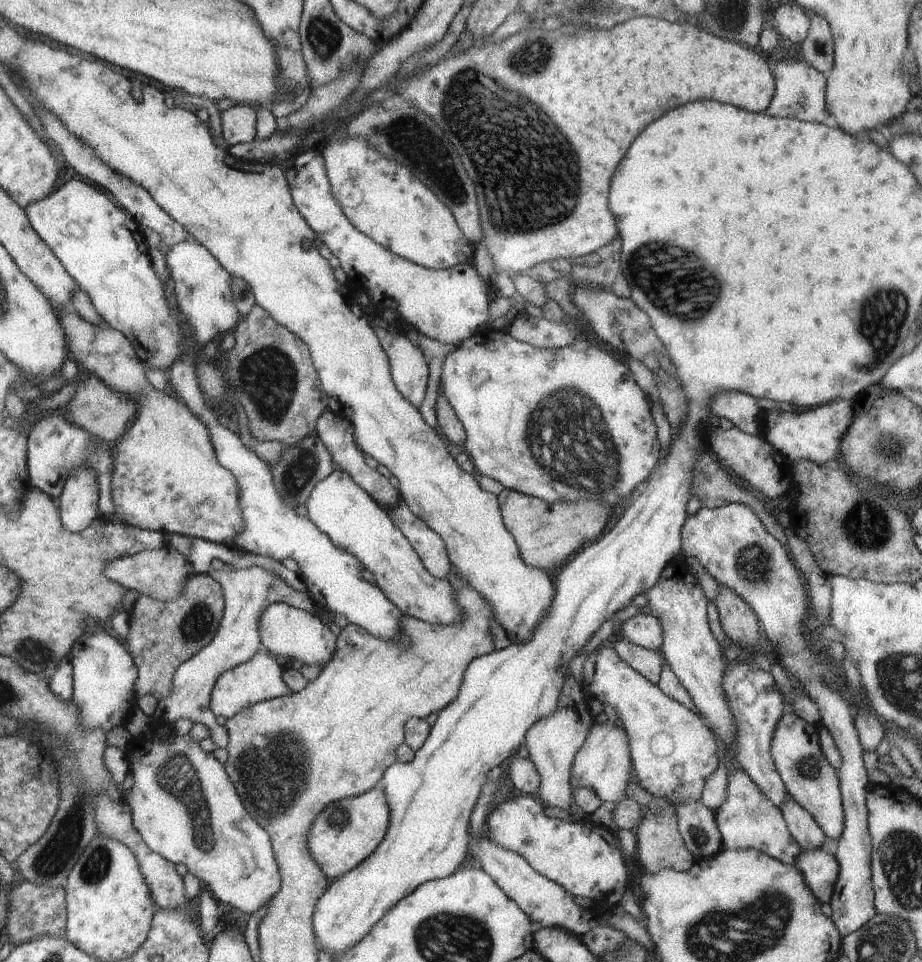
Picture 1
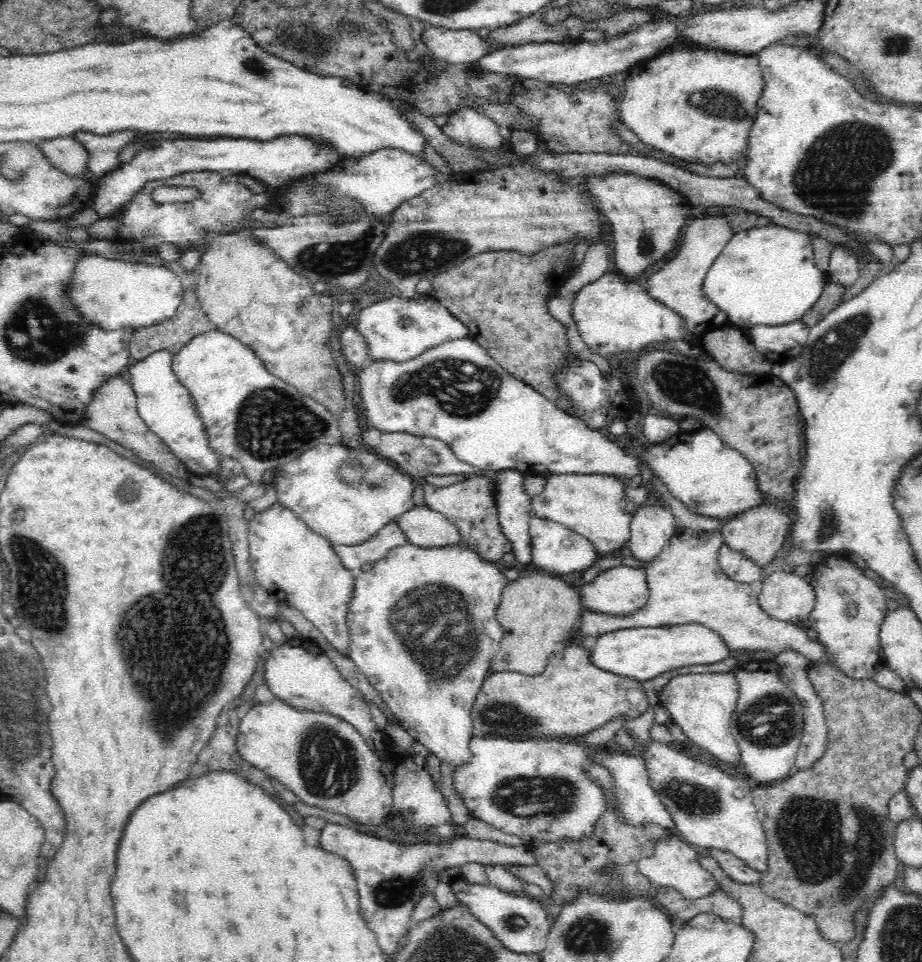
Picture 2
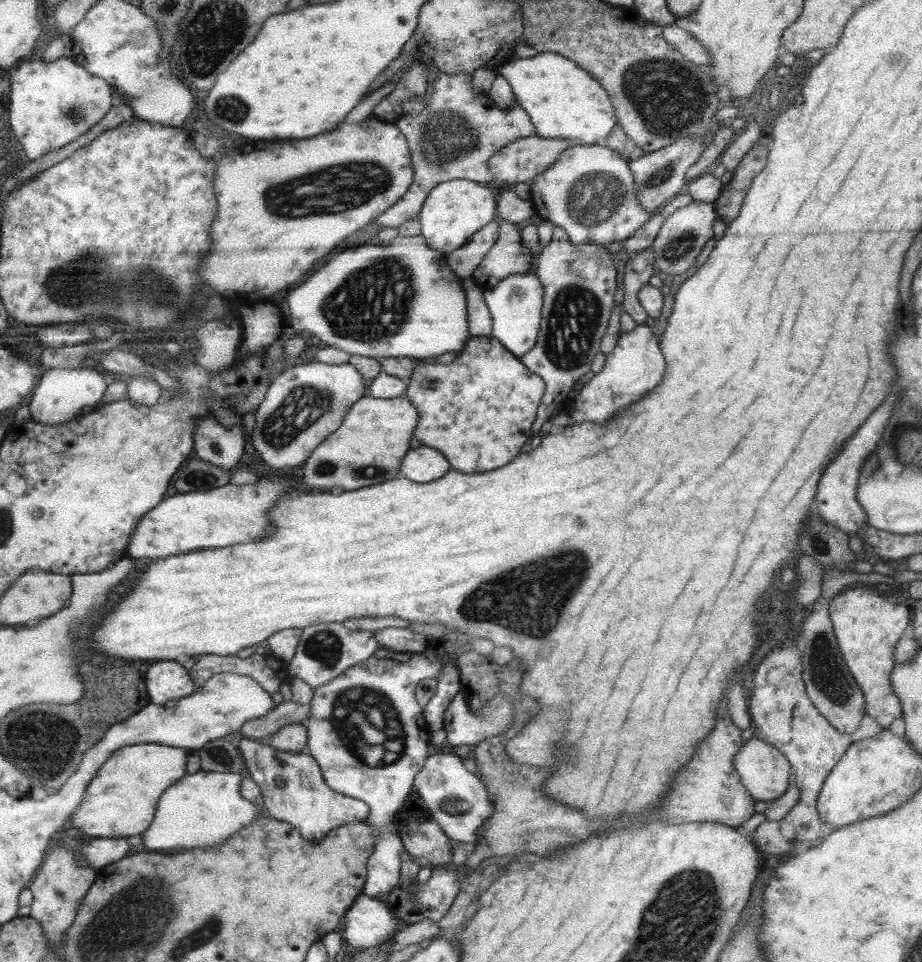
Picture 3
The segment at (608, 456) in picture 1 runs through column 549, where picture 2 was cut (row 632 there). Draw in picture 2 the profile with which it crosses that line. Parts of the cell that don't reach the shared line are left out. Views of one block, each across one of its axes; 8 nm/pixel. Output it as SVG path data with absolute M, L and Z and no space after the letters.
M404 544L392 548L384 558L373 563L373 567L369 571L360 571L356 573L355 577L354 594L347 610L351 660L366 675L370 684L379 692L388 708L392 710L395 716L394 719L409 732L414 741L420 742L428 751L434 753L438 759L453 765L455 770L456 768L460 768L460 766L464 766L464 764L468 764L470 758L472 758L470 740L474 738L471 715L472 706L475 701L474 698L476 698L476 695L480 692L482 683L490 674L492 658L499 651L504 634L503 628L497 619L497 610L504 587L510 581L503 573L503 564L482 560L477 552L470 550L463 544L442 548L424 548L414 544Z

